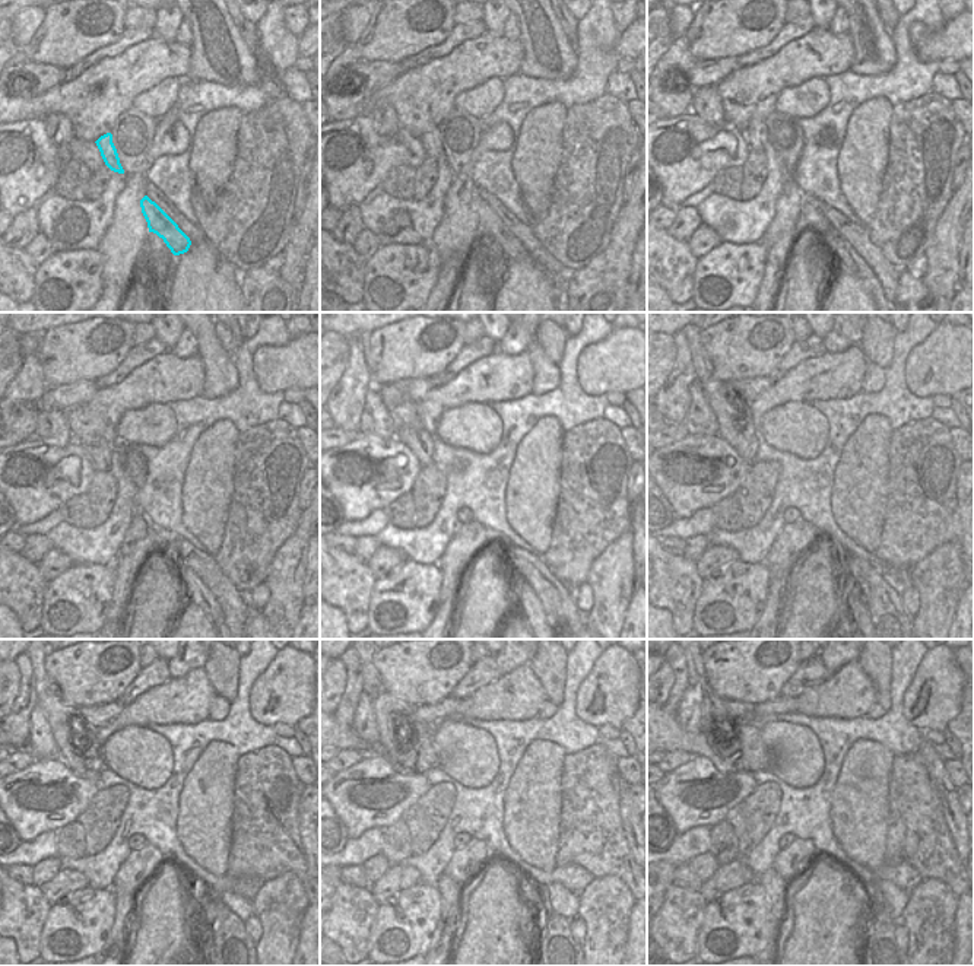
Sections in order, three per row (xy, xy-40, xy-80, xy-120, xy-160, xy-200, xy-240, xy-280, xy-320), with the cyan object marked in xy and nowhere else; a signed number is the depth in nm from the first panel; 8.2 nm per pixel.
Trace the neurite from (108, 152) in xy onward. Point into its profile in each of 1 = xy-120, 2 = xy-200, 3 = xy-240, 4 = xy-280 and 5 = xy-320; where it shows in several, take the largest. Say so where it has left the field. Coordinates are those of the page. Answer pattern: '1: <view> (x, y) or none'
1: xy-120 (100, 453)
2: xy-200 (739, 432)
3: xy-240 (62, 718)
4: xy-280 (387, 709)
5: xy-320 (713, 711)

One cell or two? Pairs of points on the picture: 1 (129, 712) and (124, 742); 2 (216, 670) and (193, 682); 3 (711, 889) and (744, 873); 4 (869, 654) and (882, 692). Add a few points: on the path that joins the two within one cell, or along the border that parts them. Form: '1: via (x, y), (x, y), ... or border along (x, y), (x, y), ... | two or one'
1: border along (146, 725), (124, 725), (114, 731), (101, 746) | two
2: border along (202, 669), (218, 695) | two
3: via (719, 883), (736, 873) | one
4: via (876, 663), (882, 683) | one

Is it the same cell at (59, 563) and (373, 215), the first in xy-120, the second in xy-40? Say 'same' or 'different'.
different

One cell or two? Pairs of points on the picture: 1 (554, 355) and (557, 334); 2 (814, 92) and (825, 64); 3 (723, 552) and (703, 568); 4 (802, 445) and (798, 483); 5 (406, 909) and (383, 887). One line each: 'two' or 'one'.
1: one
2: two
3: one
4: two
5: two

